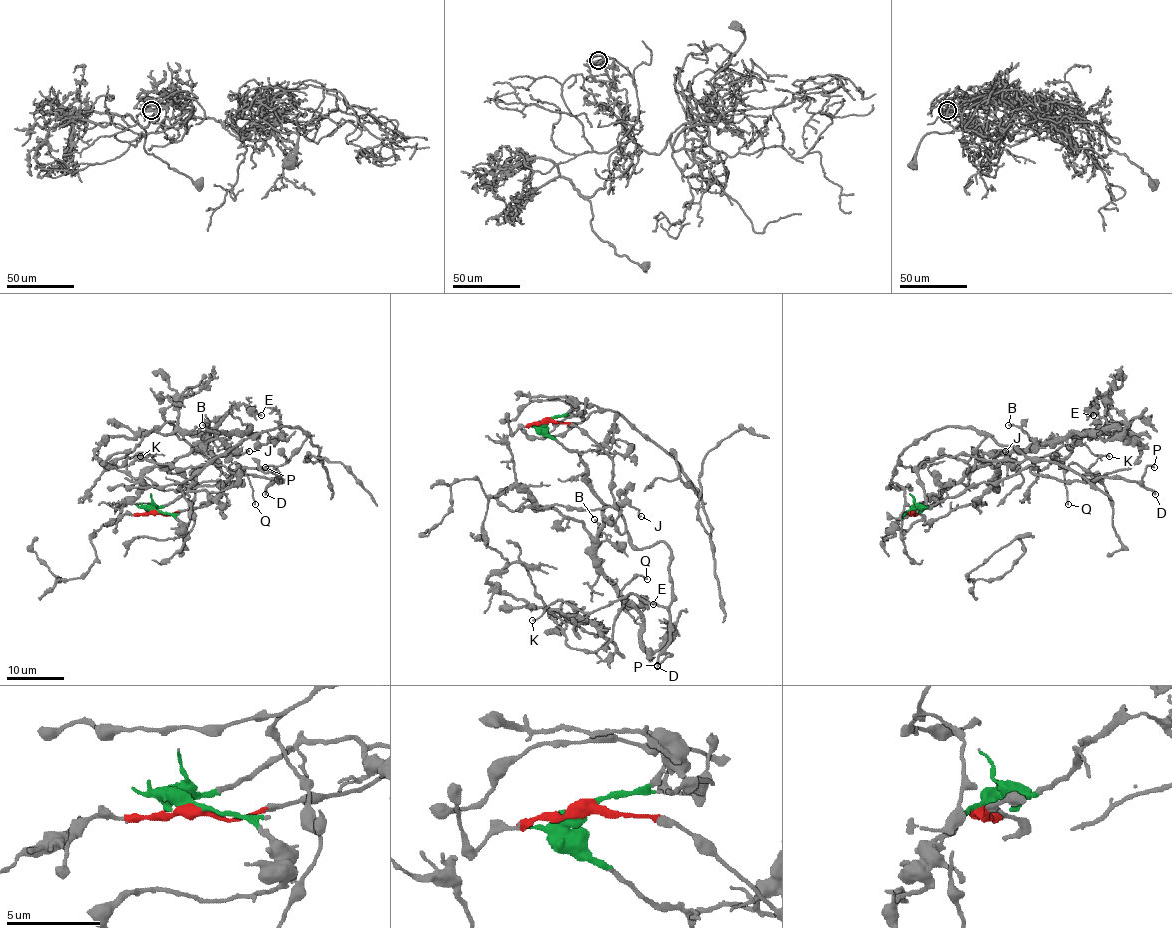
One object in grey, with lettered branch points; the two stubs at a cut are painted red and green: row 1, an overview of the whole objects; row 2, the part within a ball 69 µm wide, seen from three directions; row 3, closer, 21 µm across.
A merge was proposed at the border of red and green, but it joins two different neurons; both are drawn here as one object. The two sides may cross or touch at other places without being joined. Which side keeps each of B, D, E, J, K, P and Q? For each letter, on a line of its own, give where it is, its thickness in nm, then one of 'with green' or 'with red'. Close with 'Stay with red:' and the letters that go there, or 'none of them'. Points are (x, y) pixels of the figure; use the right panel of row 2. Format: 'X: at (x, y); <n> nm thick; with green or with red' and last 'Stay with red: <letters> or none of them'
B: at (1008, 425); 120 nm thick; with green
D: at (1155, 494); 200 nm thick; with red
E: at (1093, 415); 120 nm thick; with green
J: at (1005, 451); 150 nm thick; with green
K: at (1109, 456); 100 nm thick; with red
P: at (1154, 467); 90 nm thick; with red
Q: at (1068, 504); 90 nm thick; with red
Stay with red: D, K, P, Q

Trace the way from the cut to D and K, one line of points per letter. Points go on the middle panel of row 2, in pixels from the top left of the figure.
D: (548, 421), (583, 429), (611, 460), (614, 507), (632, 544), (664, 542), (671, 551), (669, 643), (656, 667)
K: (548, 421), (611, 460), (614, 507), (638, 548), (668, 547), (672, 591), (668, 606), (559, 600), (532, 620)

